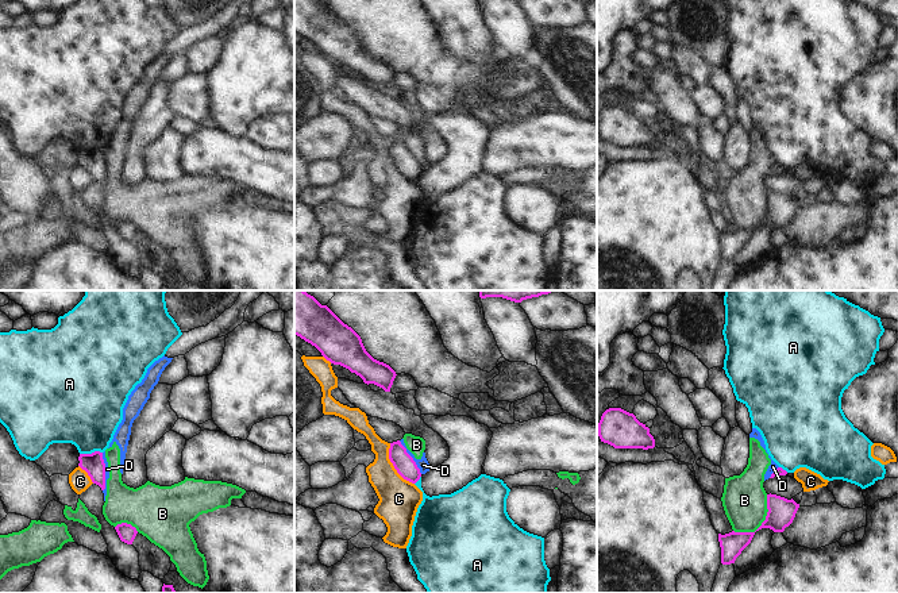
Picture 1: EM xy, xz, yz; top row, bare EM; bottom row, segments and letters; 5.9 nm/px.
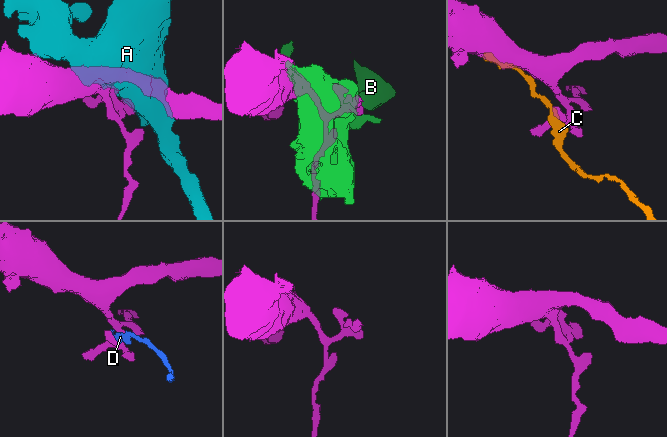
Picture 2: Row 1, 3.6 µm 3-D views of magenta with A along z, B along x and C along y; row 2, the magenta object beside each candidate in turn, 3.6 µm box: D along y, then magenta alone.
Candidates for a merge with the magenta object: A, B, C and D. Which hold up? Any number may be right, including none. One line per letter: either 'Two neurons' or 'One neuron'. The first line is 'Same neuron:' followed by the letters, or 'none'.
Same neuron: none
A: Two neurons
B: Two neurons
C: Two neurons
D: Two neurons.

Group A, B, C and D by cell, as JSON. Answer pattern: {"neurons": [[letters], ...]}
{"neurons": [["A"], ["B", "D"], ["C"]]}

